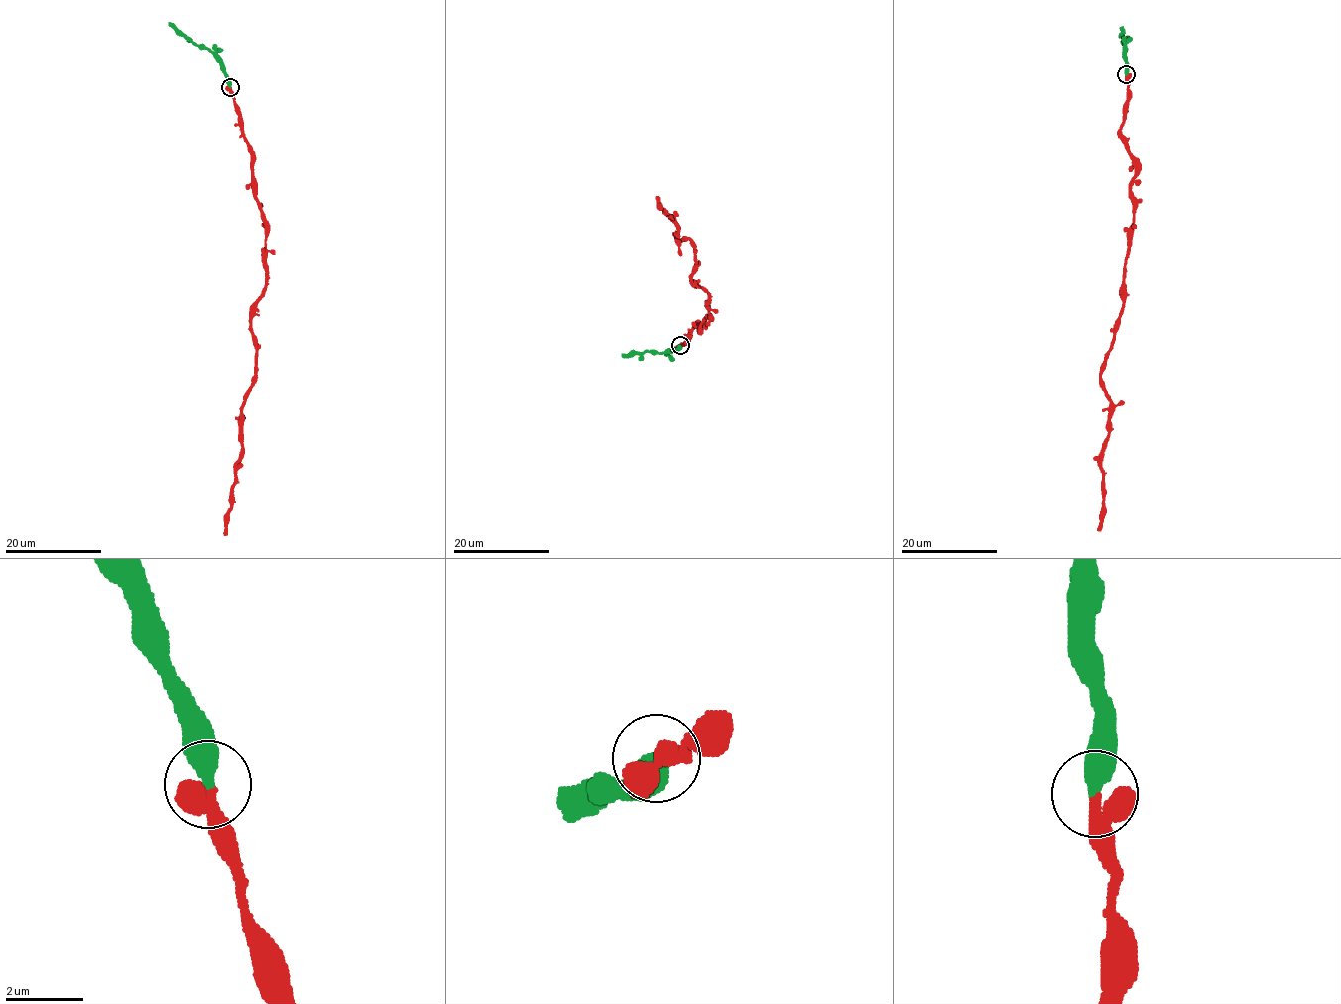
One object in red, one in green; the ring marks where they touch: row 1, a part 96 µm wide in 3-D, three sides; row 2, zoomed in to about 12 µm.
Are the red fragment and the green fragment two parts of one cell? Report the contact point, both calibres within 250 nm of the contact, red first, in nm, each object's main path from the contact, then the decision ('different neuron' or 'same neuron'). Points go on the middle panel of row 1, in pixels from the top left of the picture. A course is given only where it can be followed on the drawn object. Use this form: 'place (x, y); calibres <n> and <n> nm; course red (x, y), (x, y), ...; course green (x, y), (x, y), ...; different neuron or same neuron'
place (680, 345); calibres 380 and 480 nm; course red (679, 345), (710, 317), (707, 291), (691, 280), (693, 245), (687, 238), (679, 242), (677, 226), (656, 197); course green (679, 345), (674, 350), (659, 353), (646, 351), (625, 356), (622, 354); same neuron

